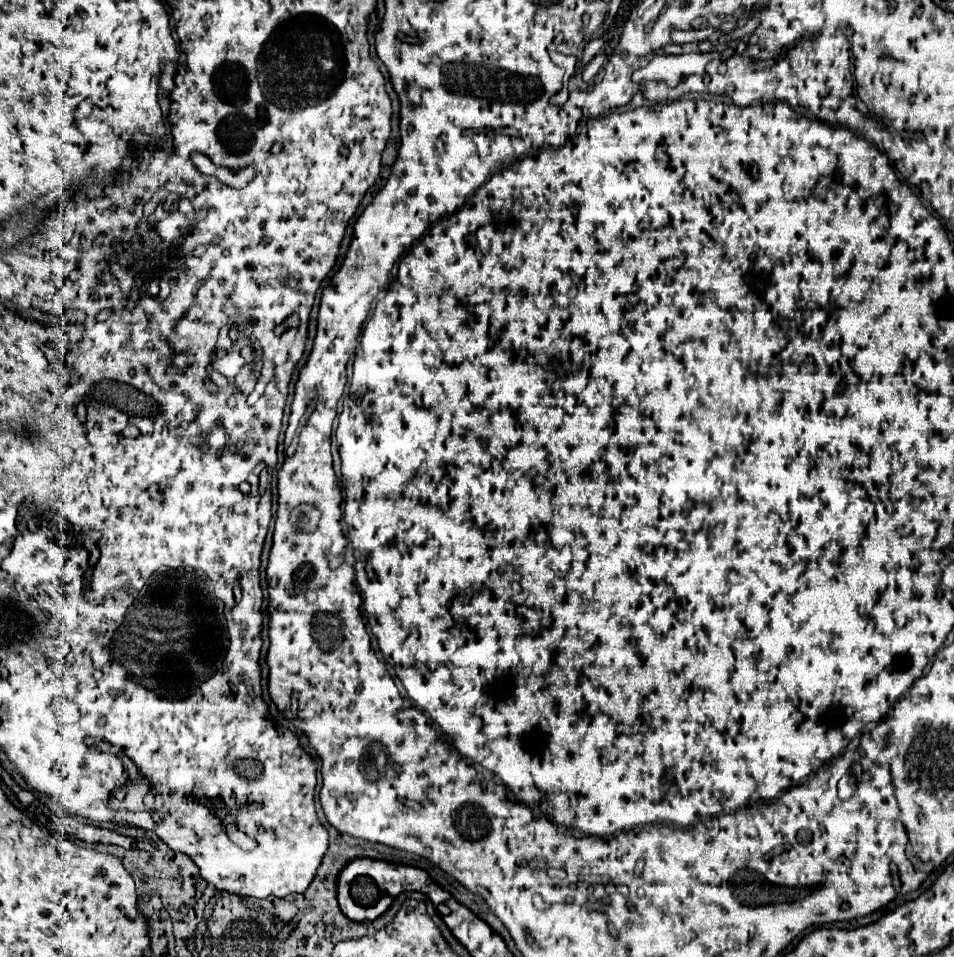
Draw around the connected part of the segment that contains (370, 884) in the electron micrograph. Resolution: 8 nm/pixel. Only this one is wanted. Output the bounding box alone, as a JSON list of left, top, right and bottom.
[337,858,437,922]

